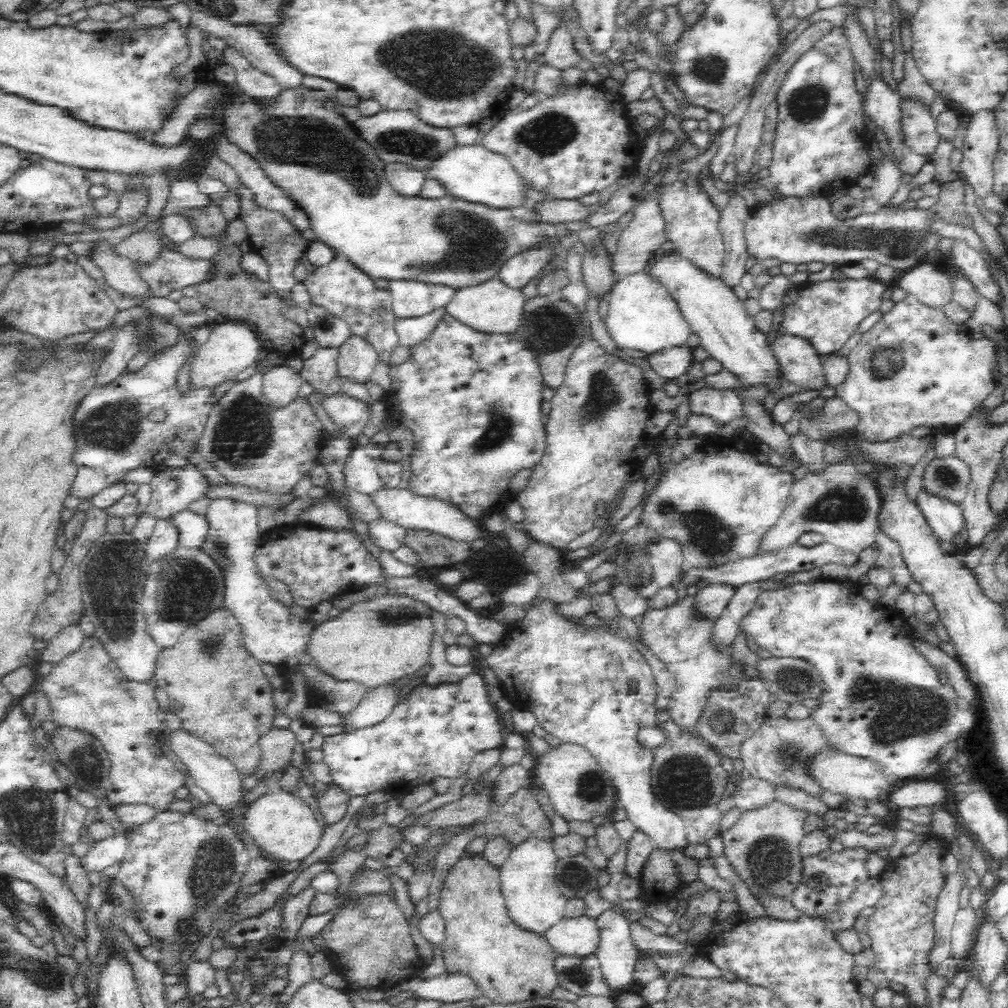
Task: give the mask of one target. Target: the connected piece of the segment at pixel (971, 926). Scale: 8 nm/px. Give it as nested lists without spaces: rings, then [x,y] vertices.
[[[970,906],[959,908],[955,914],[955,921],[951,930],[951,956],[967,959],[974,940],[979,911]]]

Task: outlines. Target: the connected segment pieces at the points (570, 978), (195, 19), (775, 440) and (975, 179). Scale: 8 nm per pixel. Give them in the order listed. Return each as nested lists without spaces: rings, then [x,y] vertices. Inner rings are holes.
[[[595,954],[585,957],[556,955],[554,959],[558,987],[566,988],[577,996],[610,994],[604,982],[600,963]]]
[[[200,12],[186,13],[184,14],[184,17],[186,21],[190,21],[194,26],[198,27],[202,34],[222,38],[227,46],[236,48],[236,51],[242,54],[242,56],[248,60],[250,65],[274,78],[274,80],[278,82],[278,85],[282,87],[282,91],[296,89],[302,86],[302,80],[304,80],[305,75],[300,72],[300,70],[294,68],[294,66],[287,64],[282,60],[282,58],[276,54],[274,48],[268,44],[268,38],[266,38],[262,31],[255,29],[254,26],[249,26],[248,24],[237,25],[228,22],[226,19],[206,16],[204,13]]]
[[[742,398],[741,405],[747,431],[755,440],[774,448],[786,462],[789,462],[787,458],[787,450],[790,449],[789,436],[782,429],[783,425],[774,421],[772,410],[764,406],[764,401],[760,402],[754,398]]]
[[[994,109],[970,116],[964,137],[959,173],[972,184],[978,199],[993,192],[993,160],[999,149],[999,131]]]

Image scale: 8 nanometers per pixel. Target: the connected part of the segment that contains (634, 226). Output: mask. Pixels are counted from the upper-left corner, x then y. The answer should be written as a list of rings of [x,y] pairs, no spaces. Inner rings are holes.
[[[654,190],[635,206],[633,218],[623,230],[612,257],[613,271],[619,277],[646,271],[654,261],[656,250],[665,241],[665,220],[656,202],[656,190]]]

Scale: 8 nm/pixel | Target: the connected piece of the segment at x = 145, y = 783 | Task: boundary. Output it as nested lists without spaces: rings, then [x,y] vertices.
[[[93,634],[85,636],[82,644],[67,658],[54,663],[52,672],[47,676],[42,676],[40,690],[48,700],[49,718],[56,729],[78,730],[89,734],[98,740],[108,753],[111,760],[111,769],[108,774],[111,784],[104,800],[108,800],[111,806],[148,804],[156,808],[158,812],[165,813],[169,810],[171,802],[175,799],[175,791],[184,786],[184,775],[161,751],[163,733],[160,730],[161,723],[157,716],[159,706],[154,697],[154,688],[149,683],[135,682],[125,678],[109,650]]]

